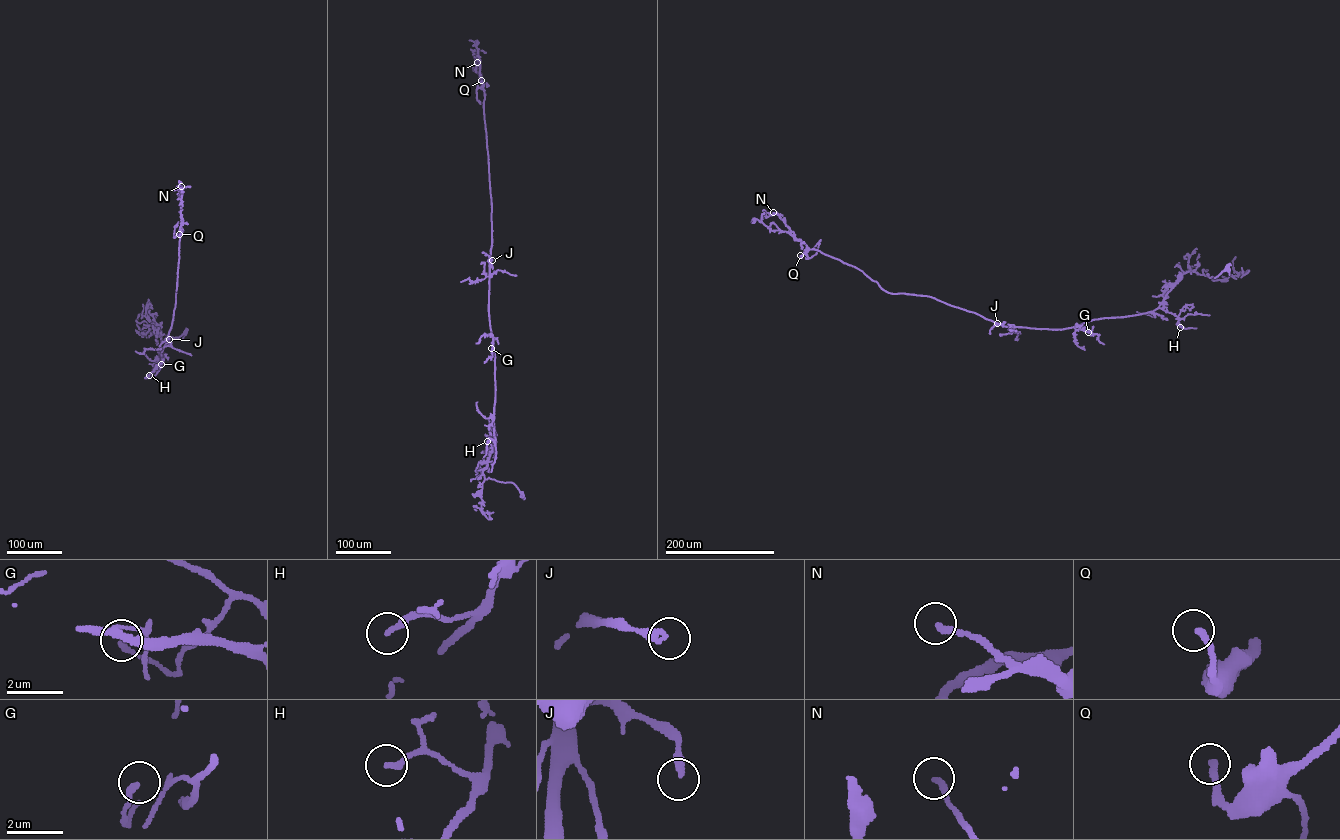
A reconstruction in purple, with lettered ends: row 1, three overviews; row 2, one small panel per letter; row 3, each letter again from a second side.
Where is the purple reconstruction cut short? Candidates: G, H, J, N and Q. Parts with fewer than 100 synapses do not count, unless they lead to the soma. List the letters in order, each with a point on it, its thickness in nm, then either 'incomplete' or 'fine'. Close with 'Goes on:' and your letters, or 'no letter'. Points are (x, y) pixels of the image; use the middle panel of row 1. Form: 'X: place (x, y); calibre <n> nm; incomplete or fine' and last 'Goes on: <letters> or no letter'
G: place (491, 348); calibre 190 nm; fine
H: place (487, 441); calibre 200 nm; fine
J: place (492, 260); calibre 260 nm; fine
N: place (477, 62); calibre 220 nm; fine
Q: place (481, 80); calibre 240 nm; incomplete
Goes on: Q

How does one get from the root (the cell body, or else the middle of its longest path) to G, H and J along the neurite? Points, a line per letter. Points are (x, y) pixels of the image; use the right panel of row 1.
G: (1227, 267), (1215, 278), (1193, 271), (1184, 273), (1153, 311), (1095, 319), (1079, 325), (1088, 332)
H: (1227, 267), (1215, 278), (1193, 271), (1180, 277), (1159, 307), (1177, 316), (1180, 327)
J: (1227, 267), (1215, 278), (1193, 271), (1184, 273), (1159, 306), (1145, 313), (1095, 319), (1061, 329), (997, 323)

